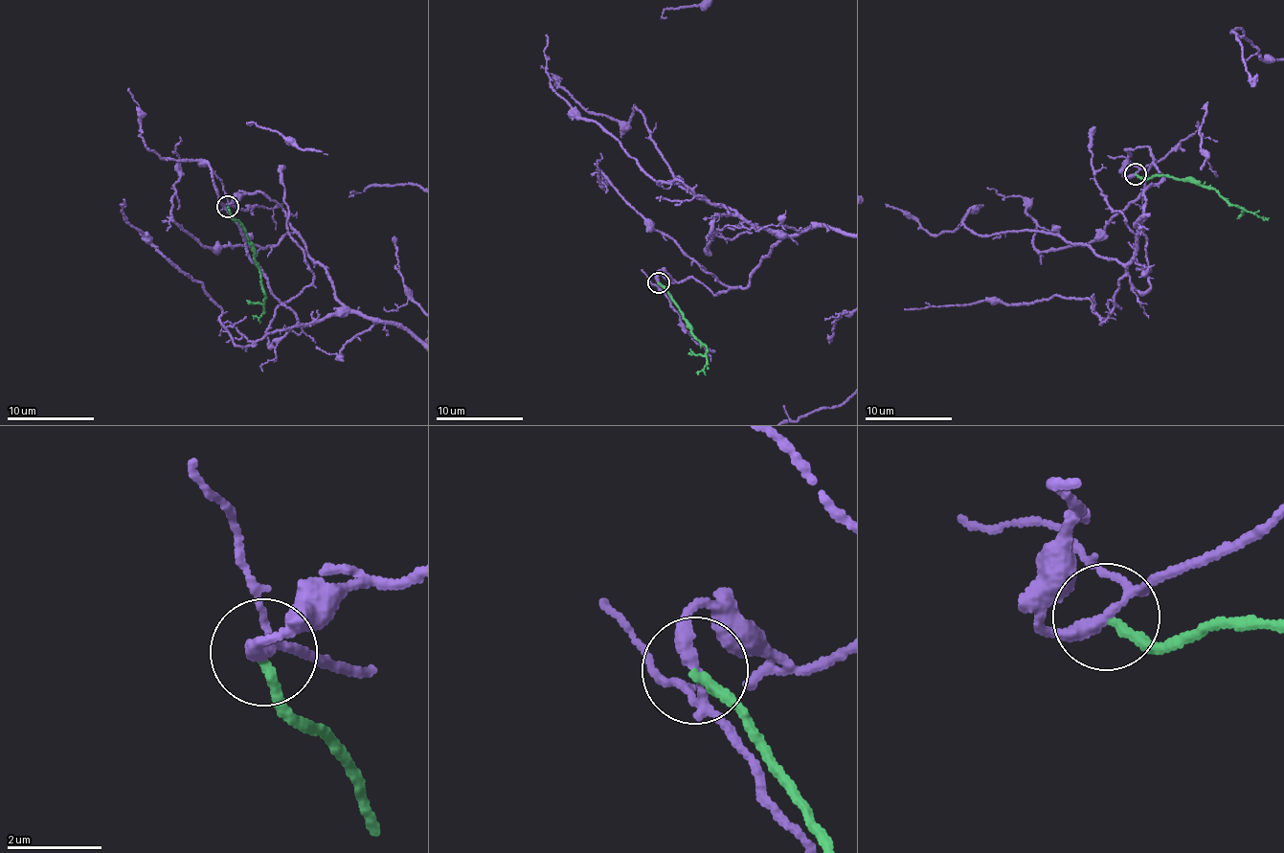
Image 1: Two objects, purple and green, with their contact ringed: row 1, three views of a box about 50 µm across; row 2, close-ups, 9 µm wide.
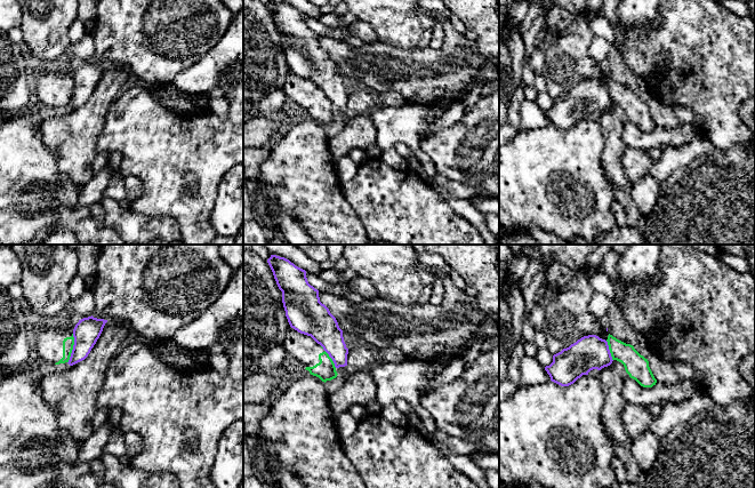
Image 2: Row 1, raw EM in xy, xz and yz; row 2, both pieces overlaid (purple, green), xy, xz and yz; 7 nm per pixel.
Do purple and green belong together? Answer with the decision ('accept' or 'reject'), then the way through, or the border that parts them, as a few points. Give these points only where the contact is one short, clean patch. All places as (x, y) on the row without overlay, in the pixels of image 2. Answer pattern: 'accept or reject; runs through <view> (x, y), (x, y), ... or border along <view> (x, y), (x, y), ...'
reject; border along xy (73, 78), (73, 93), (67, 106)

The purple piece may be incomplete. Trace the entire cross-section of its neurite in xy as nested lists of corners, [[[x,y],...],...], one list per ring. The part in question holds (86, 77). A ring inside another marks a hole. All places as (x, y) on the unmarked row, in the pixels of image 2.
[[[91,61],[79,64],[73,73],[74,89],[69,104],[73,110],[85,104],[99,82],[107,64]]]

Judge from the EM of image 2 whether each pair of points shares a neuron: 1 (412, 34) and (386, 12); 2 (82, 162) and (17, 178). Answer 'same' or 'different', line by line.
1: same
2: different

